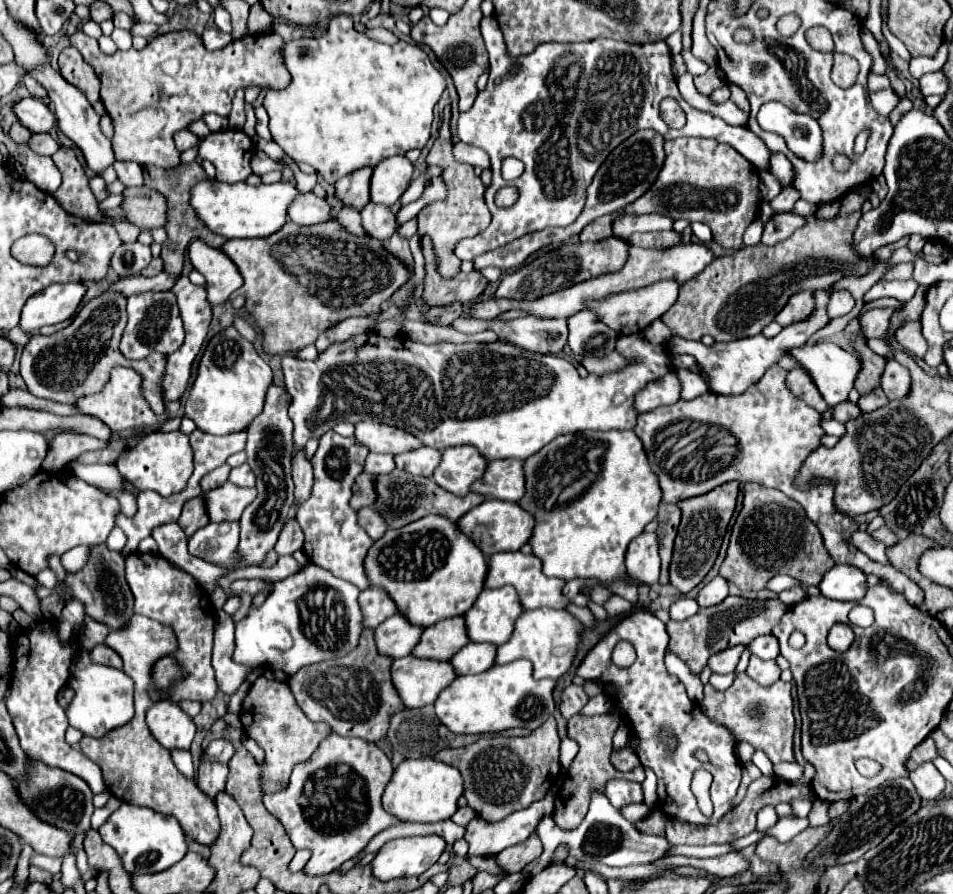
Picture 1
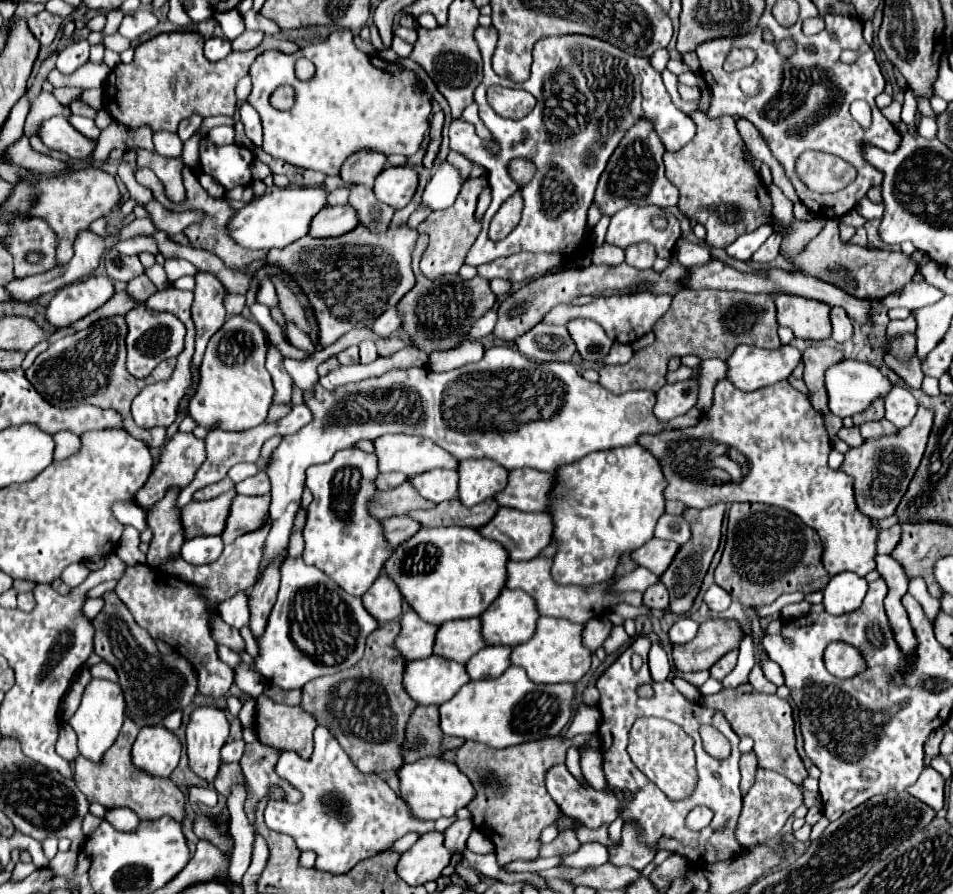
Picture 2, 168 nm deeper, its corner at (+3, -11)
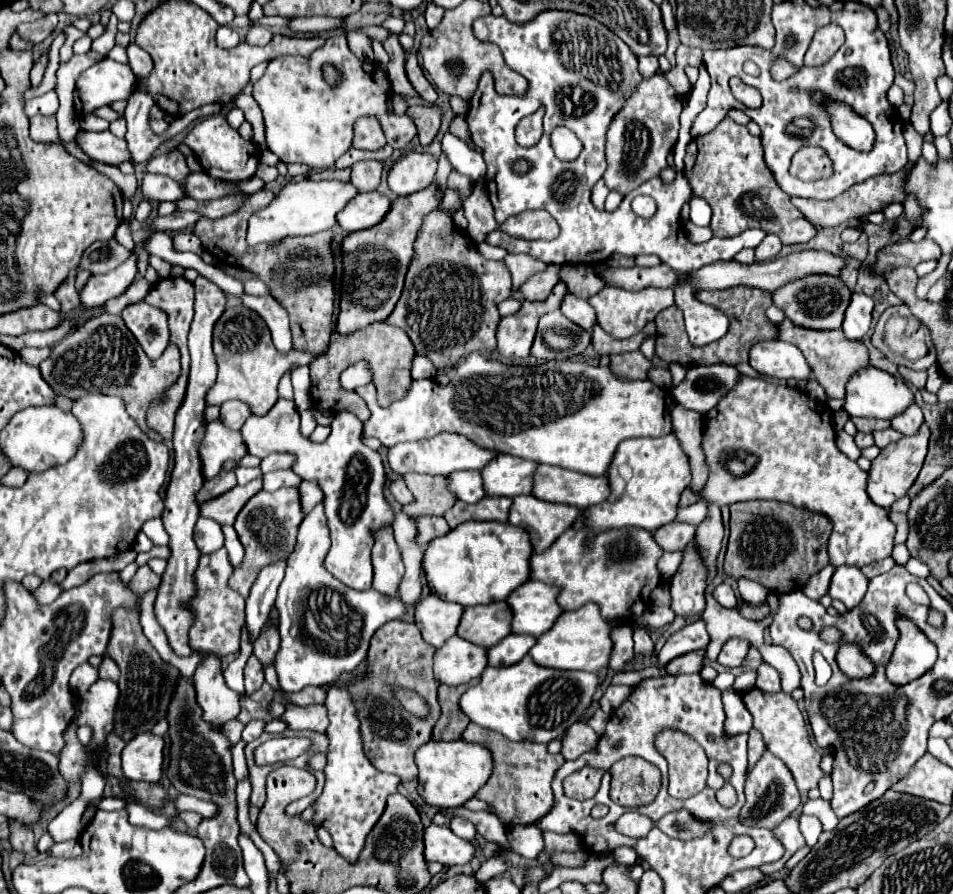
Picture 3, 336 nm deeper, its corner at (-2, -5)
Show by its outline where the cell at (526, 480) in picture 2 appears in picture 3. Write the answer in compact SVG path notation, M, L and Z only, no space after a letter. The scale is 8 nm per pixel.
M539 465L535 471L533 495L549 503L565 503L587 509L605 501L611 493L607 477L593 477L553 465Z

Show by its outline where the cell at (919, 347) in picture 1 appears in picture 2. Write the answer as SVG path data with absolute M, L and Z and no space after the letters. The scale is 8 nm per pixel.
M914 353L910 359L898 359L896 355L886 355L886 365L896 371L912 389L920 389L922 387L922 379L924 373L920 369L920 359Z

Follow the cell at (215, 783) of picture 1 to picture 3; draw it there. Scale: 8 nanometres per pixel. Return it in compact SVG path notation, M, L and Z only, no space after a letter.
M201 653L201 655L203 655L203 661L199 663L193 675L193 683L197 689L197 701L205 711L203 717L223 727L223 723L239 715L241 693L227 687L223 673L221 673L219 655L215 653Z

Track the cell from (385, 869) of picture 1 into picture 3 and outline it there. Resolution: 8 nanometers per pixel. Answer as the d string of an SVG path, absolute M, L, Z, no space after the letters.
M429 825L425 829L425 859L439 861L445 867L467 865L475 855L475 843L457 837L449 827Z

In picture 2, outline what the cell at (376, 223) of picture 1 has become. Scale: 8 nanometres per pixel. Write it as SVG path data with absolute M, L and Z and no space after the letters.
M352 187L350 201L354 209L358 209L358 225L370 227L370 231L386 231L392 221L394 209L386 207L374 197L372 189L366 187Z

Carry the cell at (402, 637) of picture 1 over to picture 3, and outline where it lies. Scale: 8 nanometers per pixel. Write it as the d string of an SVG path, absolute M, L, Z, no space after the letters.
M427 595L415 605L415 625L427 643L441 647L449 637L457 633L457 625L463 615L463 605L443 601L437 595Z

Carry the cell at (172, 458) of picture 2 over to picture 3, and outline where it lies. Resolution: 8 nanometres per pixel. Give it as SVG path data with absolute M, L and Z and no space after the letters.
M219 419L207 425L207 435L201 445L201 463L205 477L215 477L225 461L241 459L247 453L239 431L225 427Z

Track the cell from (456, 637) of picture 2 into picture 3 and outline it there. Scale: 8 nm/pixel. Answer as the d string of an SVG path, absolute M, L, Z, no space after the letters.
M503 601L465 607L457 635L487 649L497 645L503 637L511 633L511 613L507 615L505 621L497 621L495 613L499 609L503 609Z

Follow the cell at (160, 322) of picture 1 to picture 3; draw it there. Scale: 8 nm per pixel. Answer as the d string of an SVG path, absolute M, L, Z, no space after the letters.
M145 301L127 305L121 313L127 329L141 343L143 351L149 359L161 357L165 347L169 345L169 329L167 315L161 309L147 305Z

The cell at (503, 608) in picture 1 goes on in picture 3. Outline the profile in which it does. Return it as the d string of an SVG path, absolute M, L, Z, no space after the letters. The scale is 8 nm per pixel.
M527 581L515 589L507 603L513 611L513 633L527 633L533 637L543 635L553 627L553 621L563 613L557 603L559 589L541 581Z

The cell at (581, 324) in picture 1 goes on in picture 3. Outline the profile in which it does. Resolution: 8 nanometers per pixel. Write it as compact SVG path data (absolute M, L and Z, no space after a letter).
M567 293L563 297L563 301L561 301L561 313L567 319L571 319L575 325L579 325L579 327L583 327L587 331L597 323L595 309L589 305L589 301L583 299L583 297L577 297L573 293Z

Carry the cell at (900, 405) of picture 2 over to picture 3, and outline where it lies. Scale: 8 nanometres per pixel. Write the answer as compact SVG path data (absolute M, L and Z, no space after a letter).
M911 405L903 415L895 417L895 419L891 421L891 427L893 427L895 431L899 431L901 435L909 435L909 437L911 437L913 433L917 433L921 425L923 425L923 411L921 411L919 405Z

